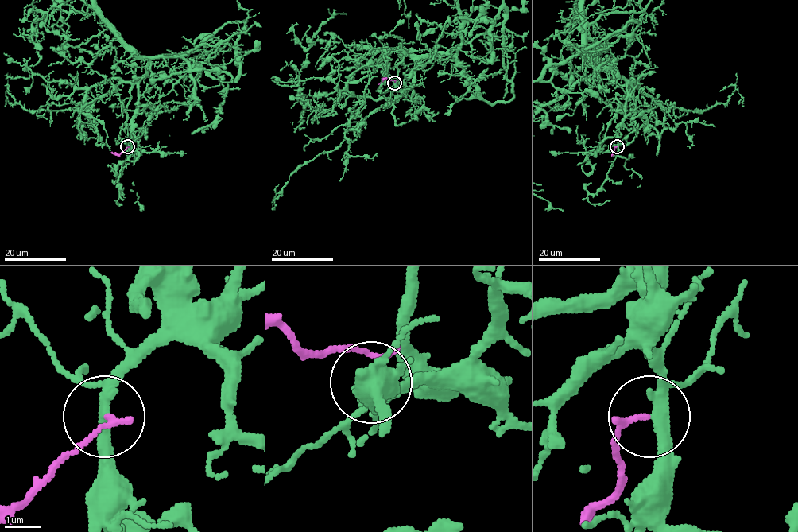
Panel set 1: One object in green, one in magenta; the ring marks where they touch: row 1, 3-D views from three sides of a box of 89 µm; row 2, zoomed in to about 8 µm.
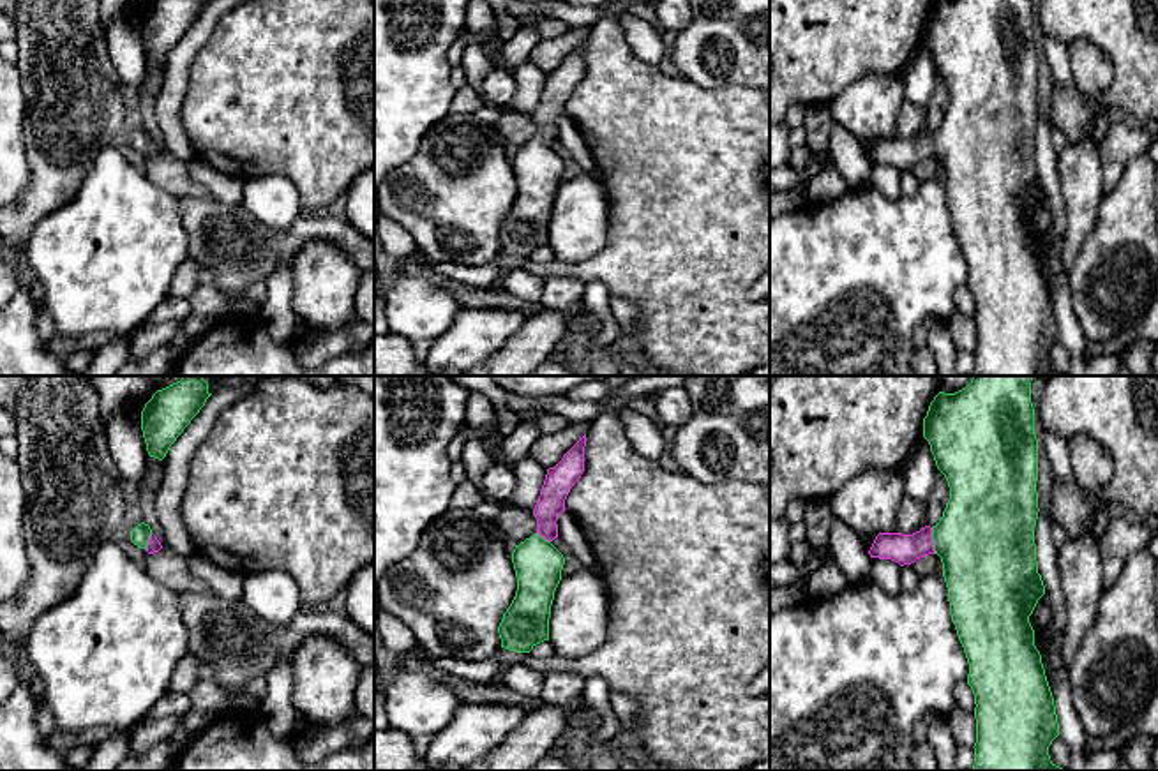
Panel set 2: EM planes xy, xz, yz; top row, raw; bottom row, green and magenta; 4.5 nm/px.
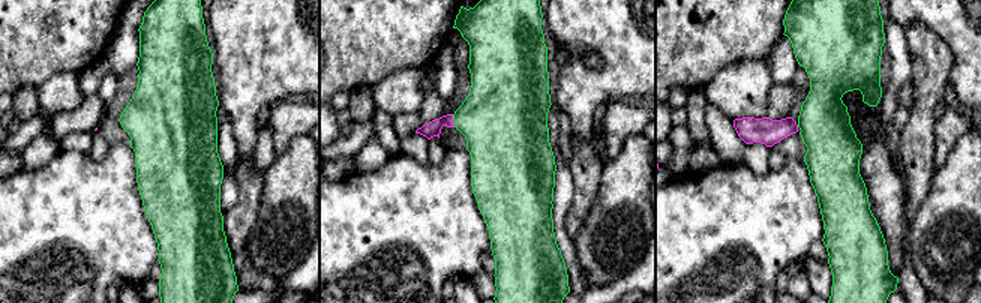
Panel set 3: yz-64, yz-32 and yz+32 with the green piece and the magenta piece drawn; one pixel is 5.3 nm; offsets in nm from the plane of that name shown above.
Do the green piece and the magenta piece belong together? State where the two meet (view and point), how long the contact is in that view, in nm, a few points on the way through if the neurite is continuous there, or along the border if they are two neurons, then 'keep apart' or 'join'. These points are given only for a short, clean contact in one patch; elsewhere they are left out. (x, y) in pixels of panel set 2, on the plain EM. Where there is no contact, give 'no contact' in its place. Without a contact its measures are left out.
meets green in yz at (932, 143); contact 120 nm long; runs through yz (985, 143), (932, 143), (904, 154); join

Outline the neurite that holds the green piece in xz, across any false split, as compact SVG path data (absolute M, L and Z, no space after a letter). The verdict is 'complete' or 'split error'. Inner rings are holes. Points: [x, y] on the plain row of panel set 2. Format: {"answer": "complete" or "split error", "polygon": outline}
{"answer": "split error", "polygon": "M586 39L547 74L533 113L537 138L515 150L512 168L517 182L515 201L498 231L501 252L530 258L549 245L549 222L554 196L561 185L563 159L551 148L558 143L558 120L565 104L584 76Z"}

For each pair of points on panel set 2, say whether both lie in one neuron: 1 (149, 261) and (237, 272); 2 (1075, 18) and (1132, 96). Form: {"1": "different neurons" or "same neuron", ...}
{"1": "different neurons", "2": "same neuron"}

